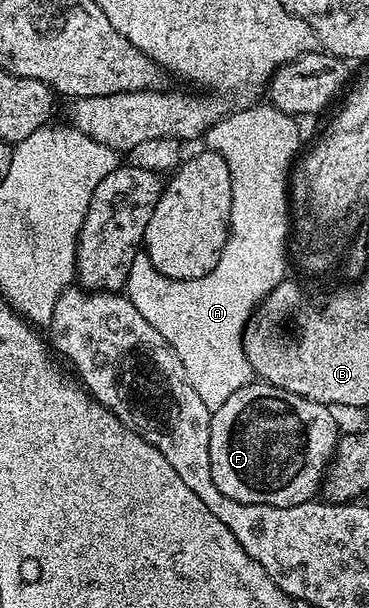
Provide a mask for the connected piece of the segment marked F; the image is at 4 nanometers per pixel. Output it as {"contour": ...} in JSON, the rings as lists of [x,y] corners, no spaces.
{"contour":[[[251,380],[210,416],[208,456],[216,488],[240,504],[288,508],[311,501],[338,448],[340,429],[334,414],[329,406]]]}

